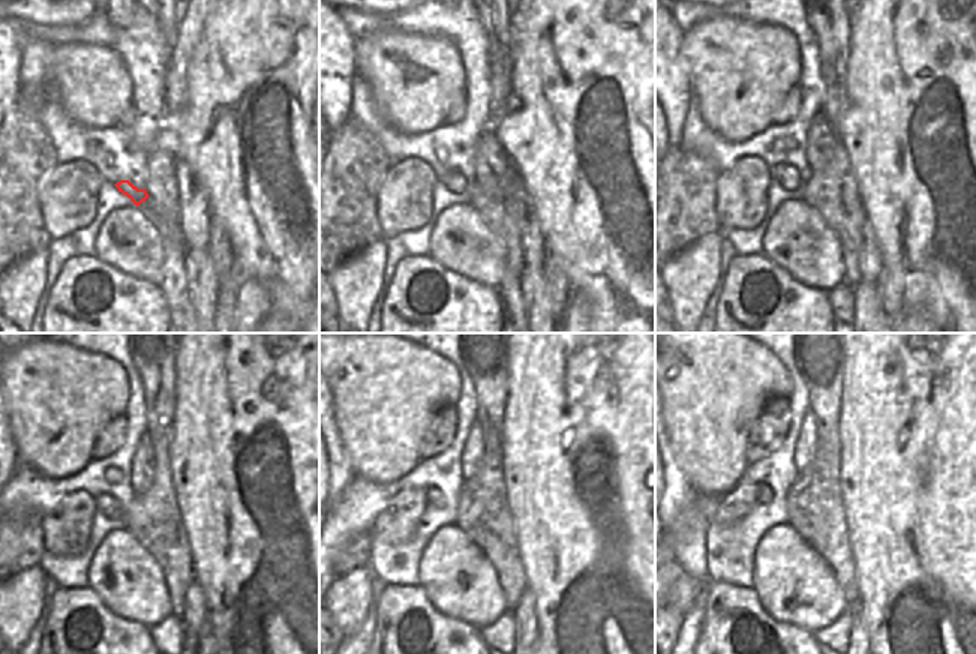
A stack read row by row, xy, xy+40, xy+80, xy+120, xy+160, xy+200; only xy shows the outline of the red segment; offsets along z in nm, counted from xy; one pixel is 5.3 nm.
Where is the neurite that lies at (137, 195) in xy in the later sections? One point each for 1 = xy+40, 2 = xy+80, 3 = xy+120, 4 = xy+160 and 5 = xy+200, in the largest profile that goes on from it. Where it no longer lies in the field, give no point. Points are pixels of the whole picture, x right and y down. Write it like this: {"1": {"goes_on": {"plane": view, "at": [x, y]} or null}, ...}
{"1": {"goes_on": {"plane": "xy+40", "at": [456, 182]}}, "2": {"goes_on": {"plane": "xy+80", "at": [787, 176]}}, "3": {"goes_on": {"plane": "xy+120", "at": [107, 504]}}, "4": {"goes_on": {"plane": "xy+160", "at": [434, 495]}}, "5": {"goes_on": {"plane": "xy+200", "at": [763, 492]}}}

